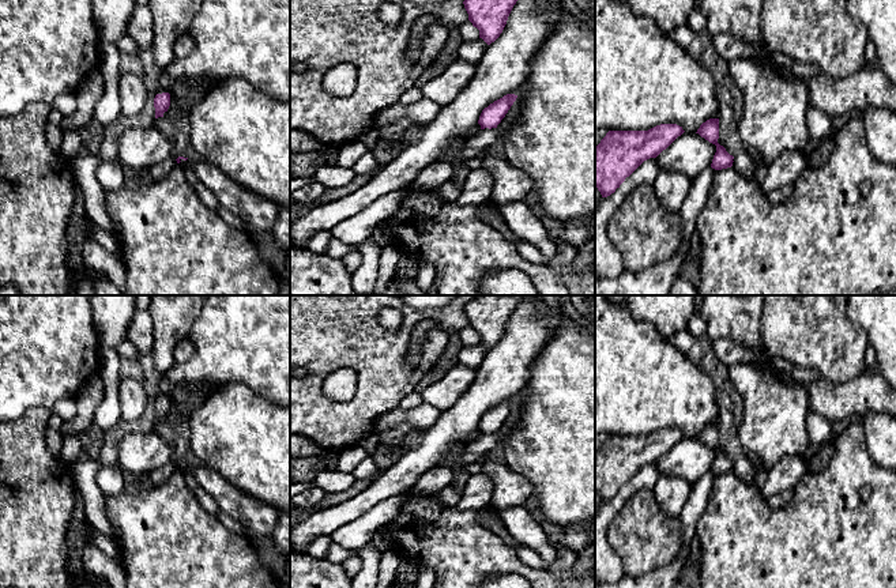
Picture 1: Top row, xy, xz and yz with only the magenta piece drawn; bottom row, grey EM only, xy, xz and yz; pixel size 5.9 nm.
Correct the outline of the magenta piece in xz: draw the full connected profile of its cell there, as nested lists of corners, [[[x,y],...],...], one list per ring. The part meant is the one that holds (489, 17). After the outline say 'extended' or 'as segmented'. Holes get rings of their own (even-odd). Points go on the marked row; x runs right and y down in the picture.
[[[464,0],[468,20],[479,30],[479,38],[487,45],[502,33],[508,16],[517,0]]]; as segmented

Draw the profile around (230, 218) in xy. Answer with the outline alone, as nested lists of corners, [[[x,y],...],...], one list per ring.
[[[219,207],[217,210],[217,212],[231,226],[237,227],[237,229],[241,229],[241,230],[245,230],[246,231],[246,227],[245,227],[245,223],[242,219],[240,219],[237,215],[229,212],[227,210],[225,210],[223,207]]]

